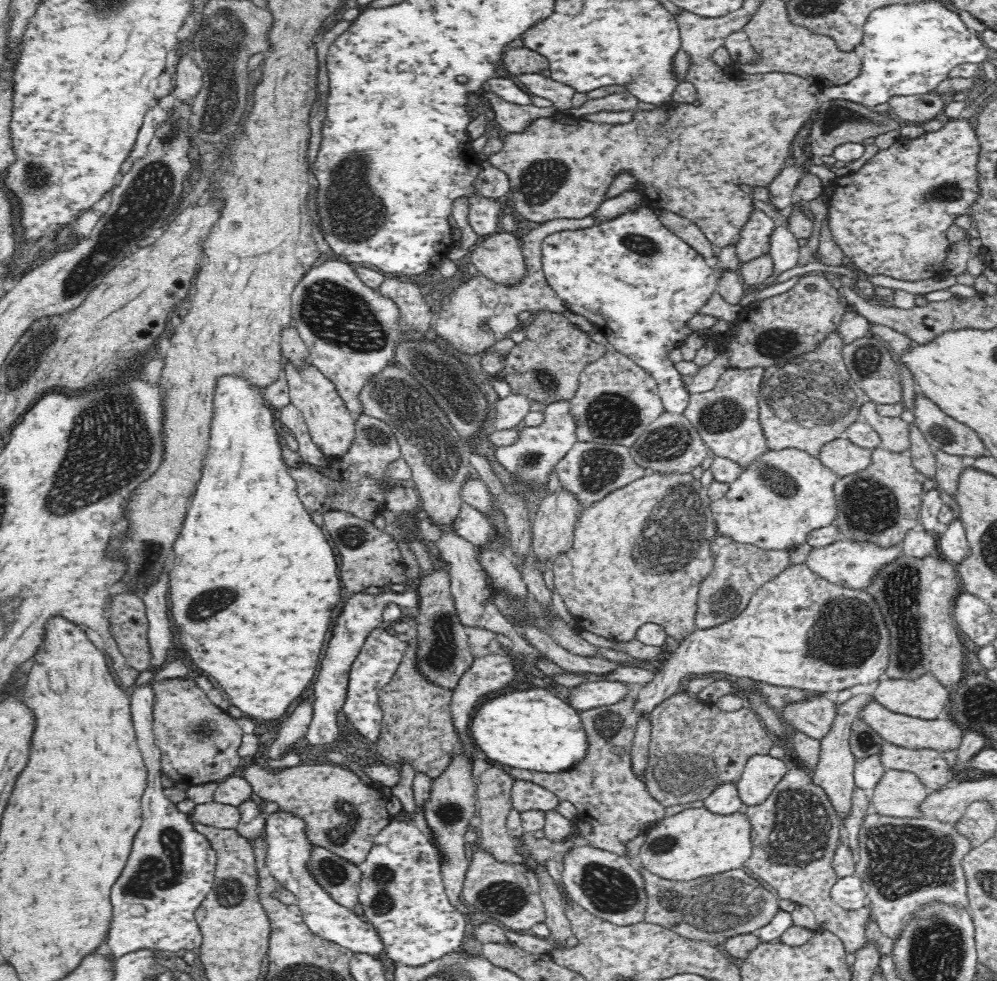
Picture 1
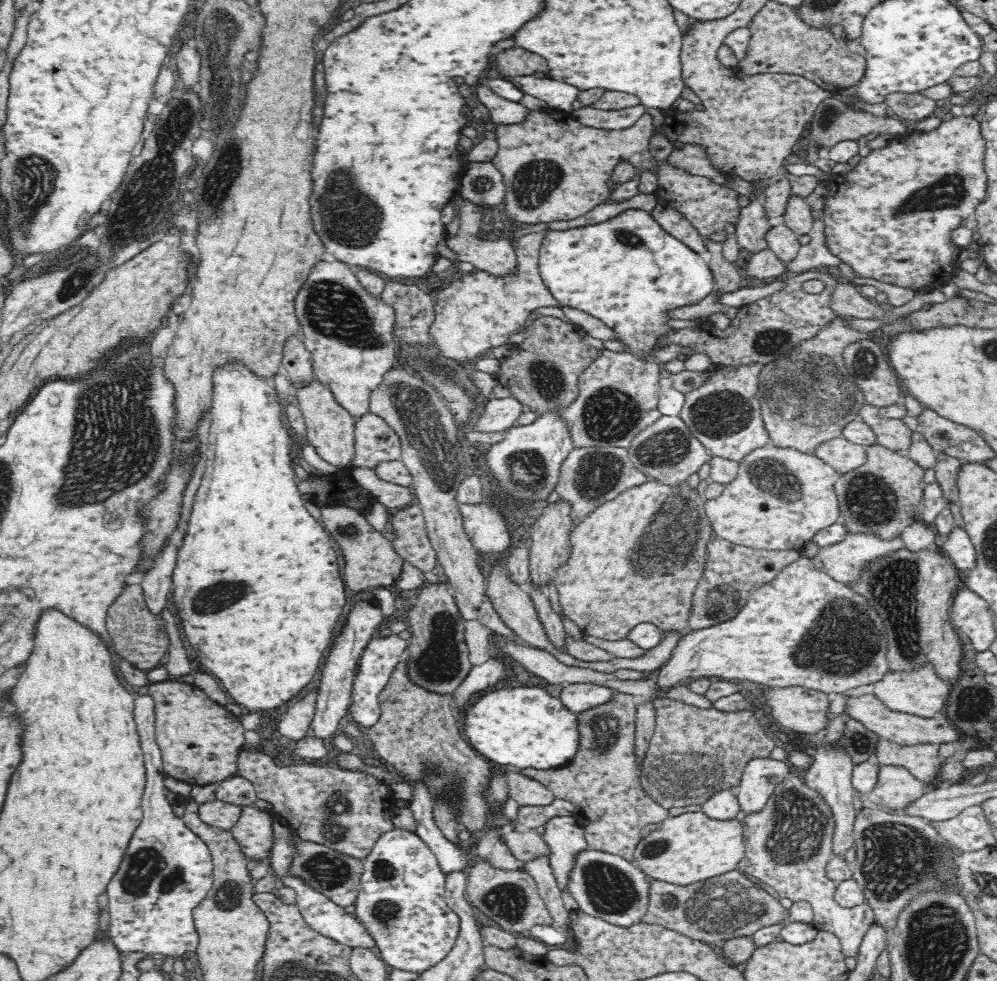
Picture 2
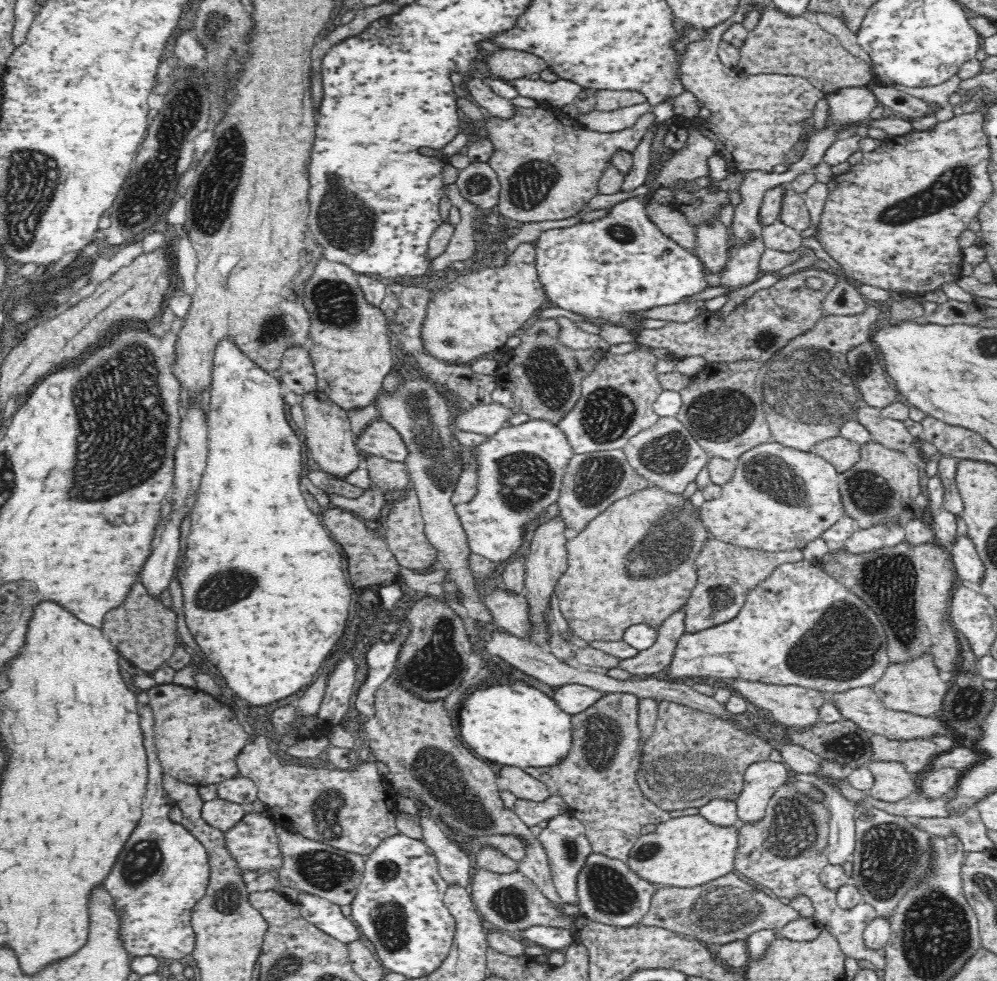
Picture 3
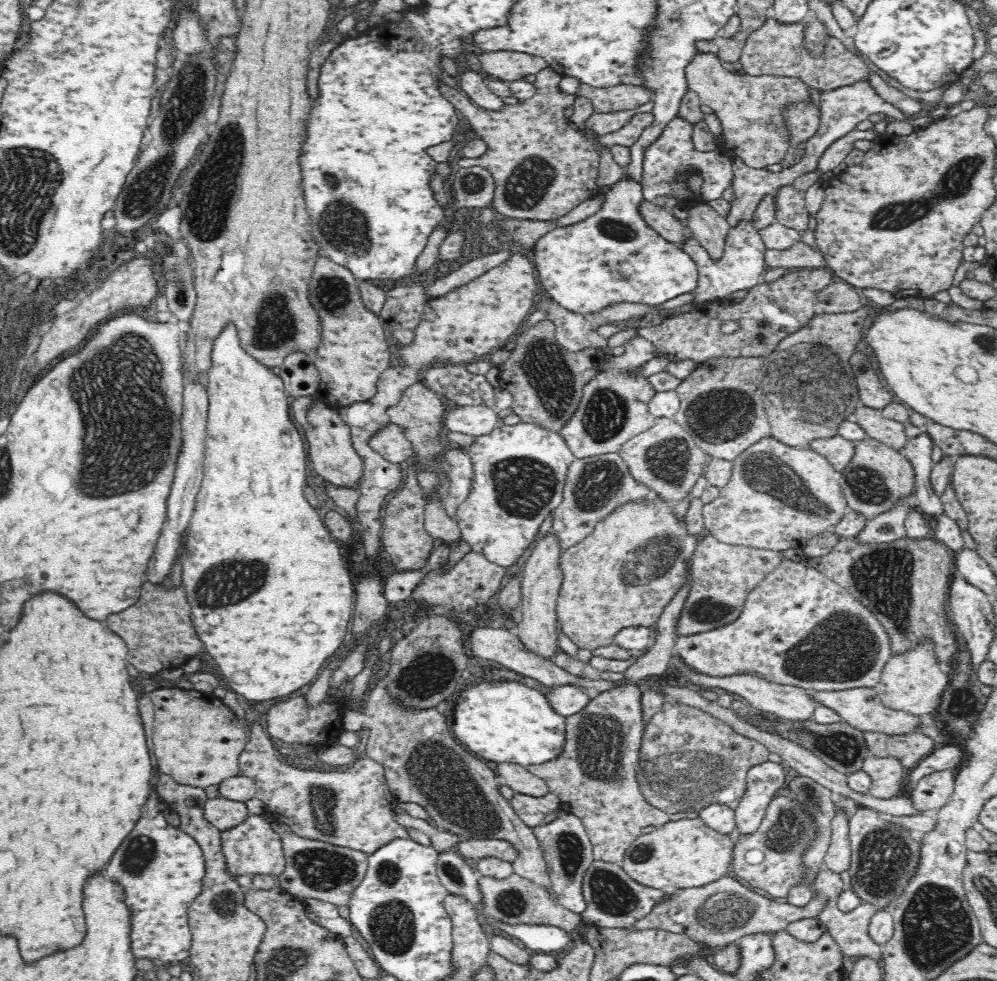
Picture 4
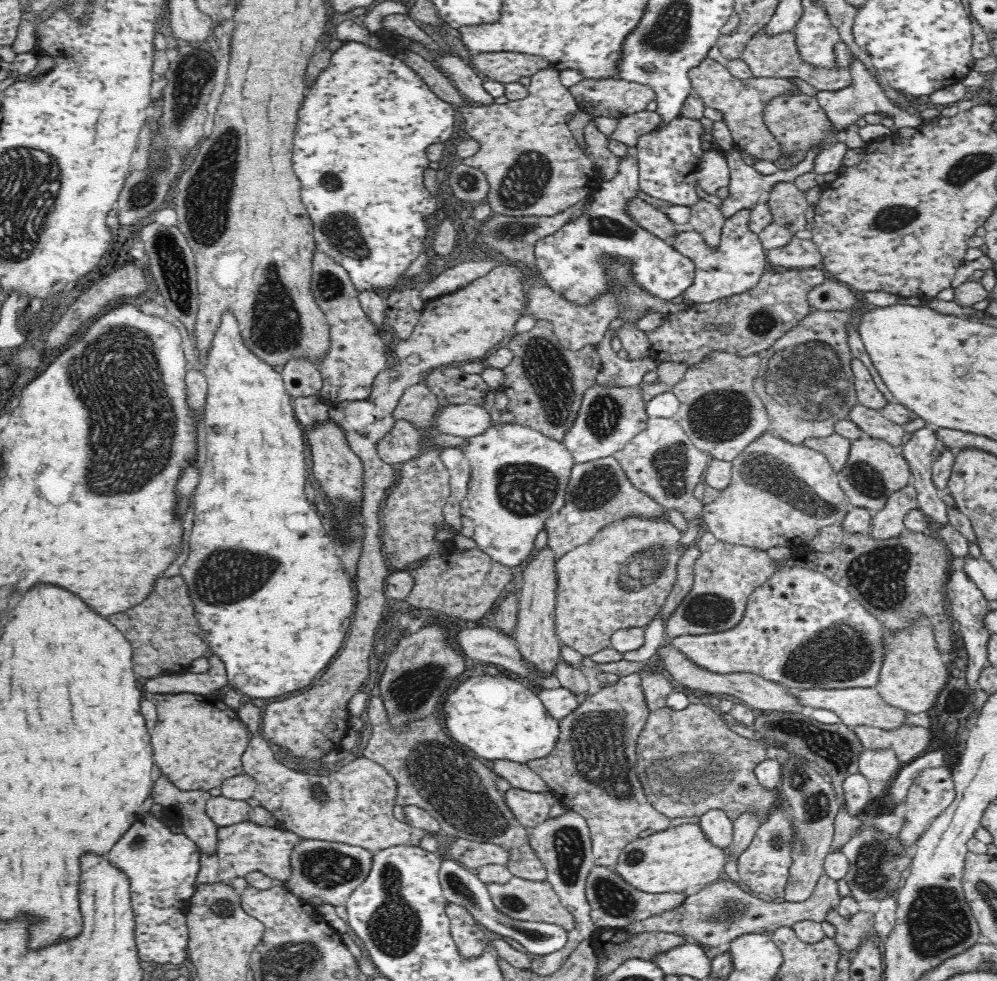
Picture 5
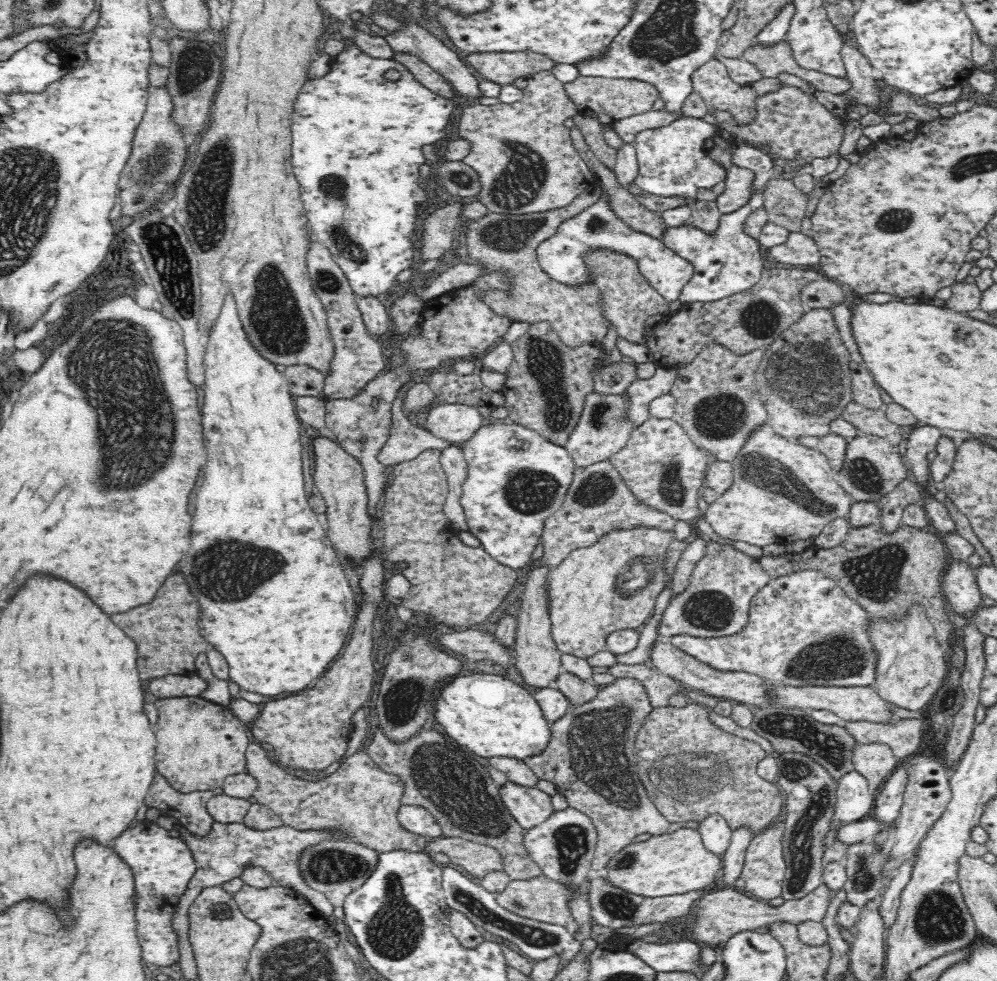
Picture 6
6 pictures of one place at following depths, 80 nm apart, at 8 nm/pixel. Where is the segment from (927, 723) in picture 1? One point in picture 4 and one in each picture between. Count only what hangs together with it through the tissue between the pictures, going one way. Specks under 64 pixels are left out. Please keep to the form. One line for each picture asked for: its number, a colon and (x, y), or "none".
2: (899, 727)
3: (862, 705)
4: (861, 708)

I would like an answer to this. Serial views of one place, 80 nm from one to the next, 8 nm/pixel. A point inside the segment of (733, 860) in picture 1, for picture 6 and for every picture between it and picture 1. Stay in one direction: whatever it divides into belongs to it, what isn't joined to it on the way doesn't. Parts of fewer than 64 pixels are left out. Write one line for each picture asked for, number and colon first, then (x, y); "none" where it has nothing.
2: (689, 848)
3: (688, 851)
4: (682, 854)
5: (680, 859)
6: (677, 862)

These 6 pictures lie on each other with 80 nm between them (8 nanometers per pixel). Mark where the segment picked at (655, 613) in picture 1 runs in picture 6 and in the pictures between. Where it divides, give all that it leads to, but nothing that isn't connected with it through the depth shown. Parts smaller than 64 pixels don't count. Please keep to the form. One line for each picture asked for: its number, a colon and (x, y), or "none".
2: (637, 559)
3: (633, 564)
4: (622, 575)
5: (620, 579)
6: (610, 586)

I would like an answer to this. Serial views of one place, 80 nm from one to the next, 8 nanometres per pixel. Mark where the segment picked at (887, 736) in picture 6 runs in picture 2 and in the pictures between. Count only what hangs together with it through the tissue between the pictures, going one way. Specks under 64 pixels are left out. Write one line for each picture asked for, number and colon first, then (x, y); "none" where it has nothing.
2: (923, 761)
3: (916, 754)
4: (910, 748)
5: (909, 741)

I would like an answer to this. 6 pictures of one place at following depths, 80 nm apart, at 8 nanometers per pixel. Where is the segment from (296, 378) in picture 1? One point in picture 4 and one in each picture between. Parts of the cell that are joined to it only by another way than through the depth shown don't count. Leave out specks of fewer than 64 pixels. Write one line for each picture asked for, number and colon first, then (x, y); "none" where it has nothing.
2: (330, 429)
3: (331, 445)
4: (329, 439)

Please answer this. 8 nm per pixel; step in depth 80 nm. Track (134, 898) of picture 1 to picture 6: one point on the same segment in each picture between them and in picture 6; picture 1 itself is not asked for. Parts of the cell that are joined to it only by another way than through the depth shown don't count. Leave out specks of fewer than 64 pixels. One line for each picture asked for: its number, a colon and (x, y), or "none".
2: (166, 872)
3: (163, 870)
4: (161, 868)
5: (162, 867)
6: (163, 866)

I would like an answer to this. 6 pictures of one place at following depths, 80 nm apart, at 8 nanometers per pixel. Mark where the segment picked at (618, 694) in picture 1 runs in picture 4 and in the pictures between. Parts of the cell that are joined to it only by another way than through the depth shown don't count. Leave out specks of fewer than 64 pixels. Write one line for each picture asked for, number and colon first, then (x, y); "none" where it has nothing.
2: (576, 698)
3: (573, 699)
4: (566, 700)

